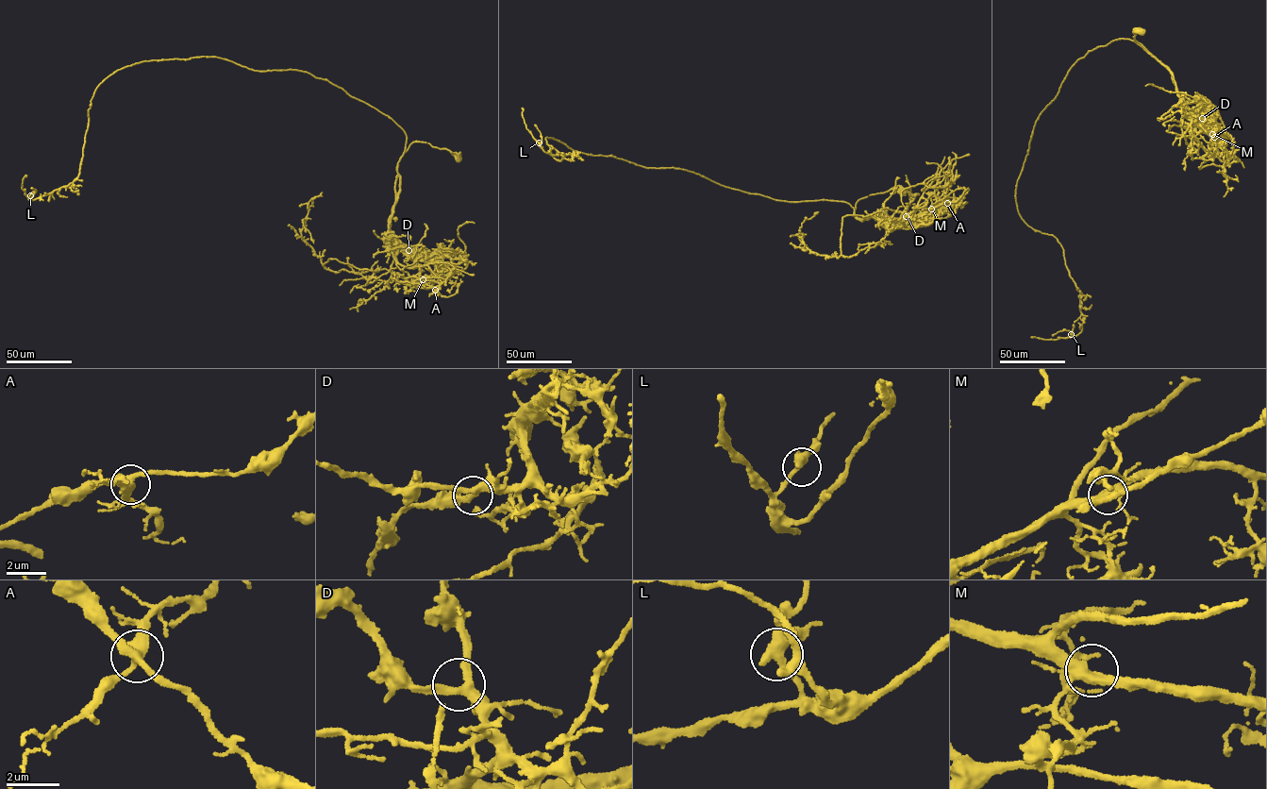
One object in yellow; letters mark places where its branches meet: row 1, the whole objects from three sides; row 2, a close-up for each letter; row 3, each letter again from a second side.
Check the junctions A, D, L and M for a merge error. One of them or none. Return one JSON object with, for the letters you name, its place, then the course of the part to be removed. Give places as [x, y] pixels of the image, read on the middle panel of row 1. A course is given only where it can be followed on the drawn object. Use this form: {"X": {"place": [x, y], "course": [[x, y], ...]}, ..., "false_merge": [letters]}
{"A": {"place": [947, 203], "course": [[947, 203], [946, 209], [933, 207], [896, 227], [880, 243], [838, 258], [804, 245], [802, 223], [818, 211]]}, "false_merge": ["A"]}

